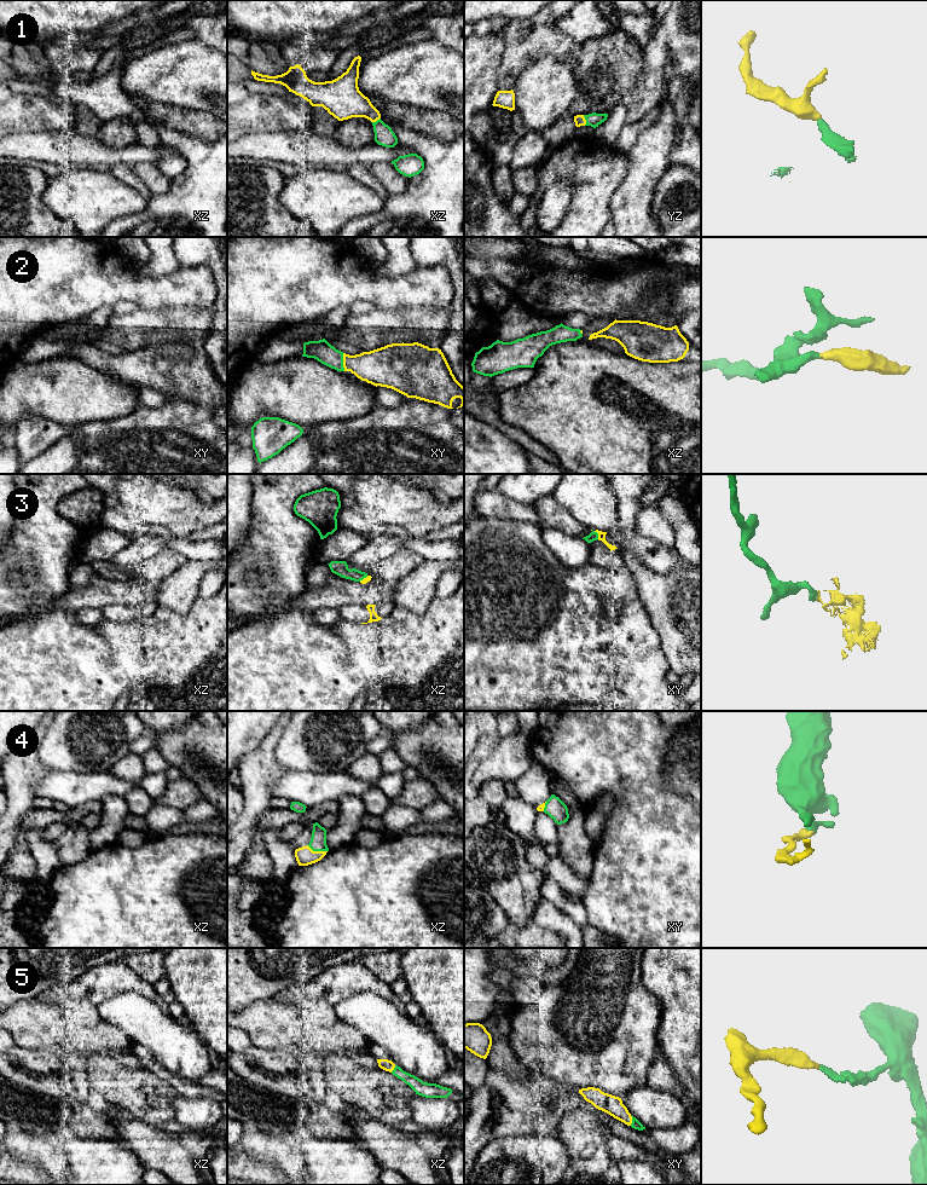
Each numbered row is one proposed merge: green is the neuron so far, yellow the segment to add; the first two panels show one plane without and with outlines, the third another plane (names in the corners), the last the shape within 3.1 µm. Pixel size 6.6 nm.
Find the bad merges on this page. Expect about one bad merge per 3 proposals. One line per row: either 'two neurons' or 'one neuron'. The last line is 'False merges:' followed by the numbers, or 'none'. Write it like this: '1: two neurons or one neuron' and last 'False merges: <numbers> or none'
1: one neuron
2: one neuron
3: two neurons
4: one neuron
5: one neuron
False merges: 3

